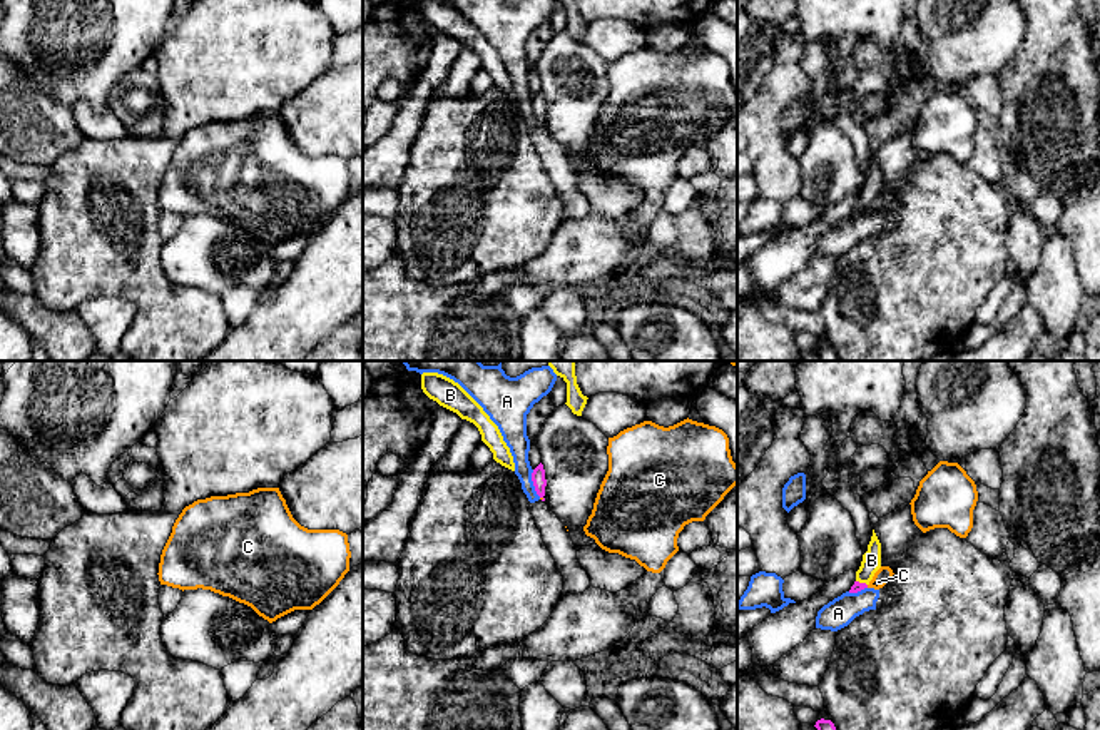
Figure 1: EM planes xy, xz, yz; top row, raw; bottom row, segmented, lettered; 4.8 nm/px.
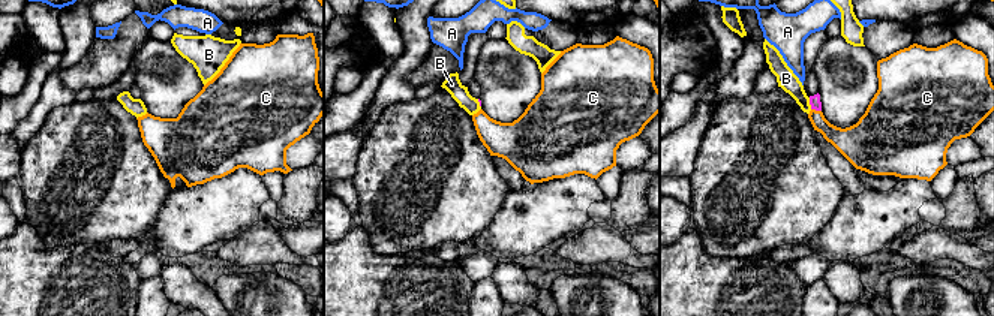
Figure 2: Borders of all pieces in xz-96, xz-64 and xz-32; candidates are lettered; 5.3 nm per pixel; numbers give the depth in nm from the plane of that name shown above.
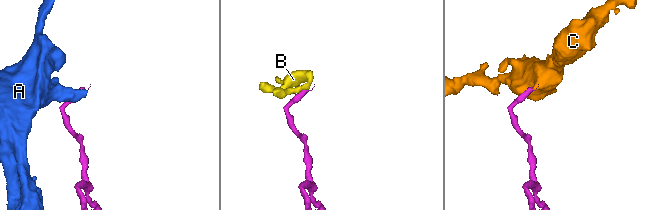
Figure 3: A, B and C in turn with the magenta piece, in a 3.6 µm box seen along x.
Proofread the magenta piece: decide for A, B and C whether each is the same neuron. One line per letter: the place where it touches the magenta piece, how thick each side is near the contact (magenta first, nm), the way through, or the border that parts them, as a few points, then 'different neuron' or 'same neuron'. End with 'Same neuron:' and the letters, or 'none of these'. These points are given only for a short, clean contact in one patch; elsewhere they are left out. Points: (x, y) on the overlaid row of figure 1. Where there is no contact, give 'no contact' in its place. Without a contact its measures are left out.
A: contact xz (534, 483); calibres 70 and 110 nm; border xz (532, 470), (532, 485), (540, 496); different neuron
B: contact yz (861, 583); calibres 50 and 100 nm; border yz (856, 580), (866, 585); different neuron
C: contact xz (542, 496); calibres 70 and 20 nm; way xz (539, 480), (542, 496), (540, 498); same neuron
Same neuron: C

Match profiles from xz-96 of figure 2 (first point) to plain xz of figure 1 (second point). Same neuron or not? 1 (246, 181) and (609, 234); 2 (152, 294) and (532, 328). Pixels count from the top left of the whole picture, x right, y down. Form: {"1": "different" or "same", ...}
{"1": "same", "2": "same"}

